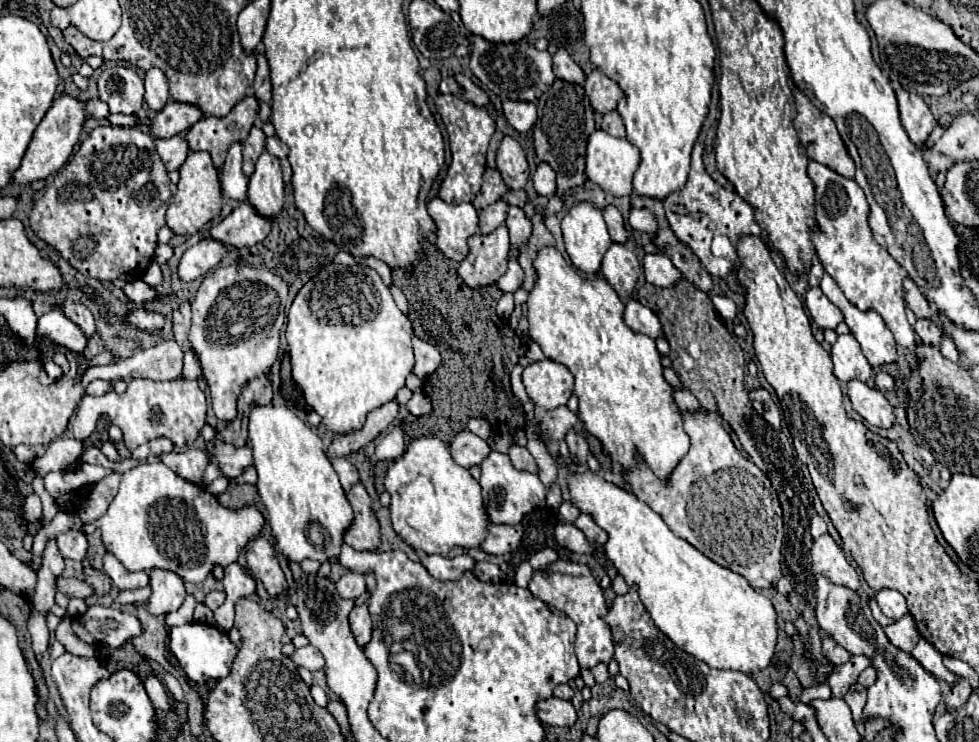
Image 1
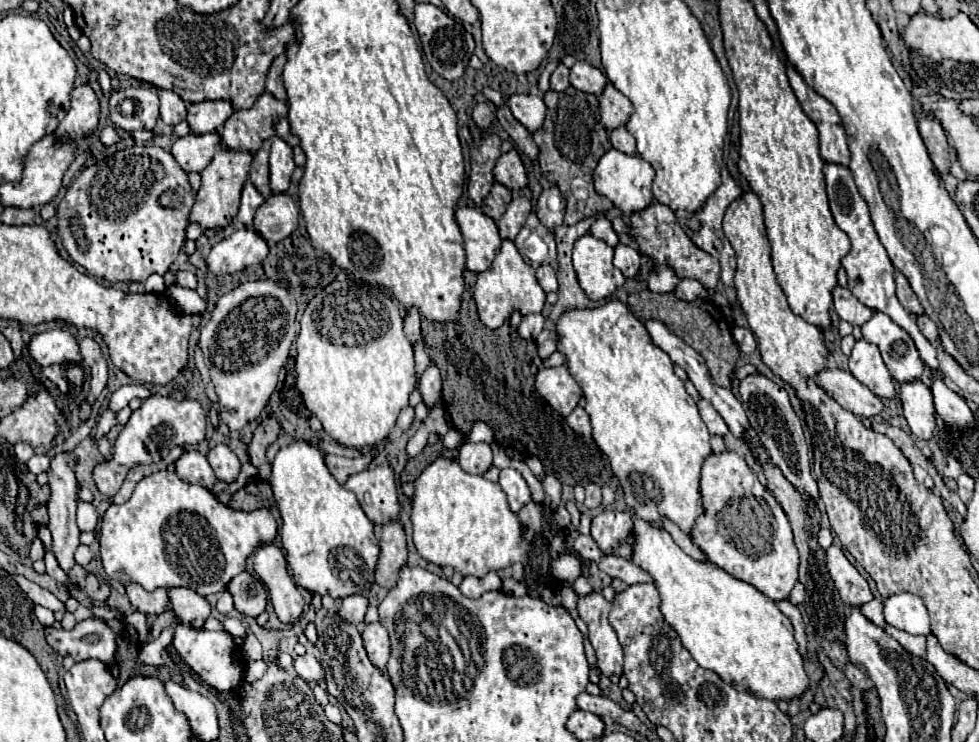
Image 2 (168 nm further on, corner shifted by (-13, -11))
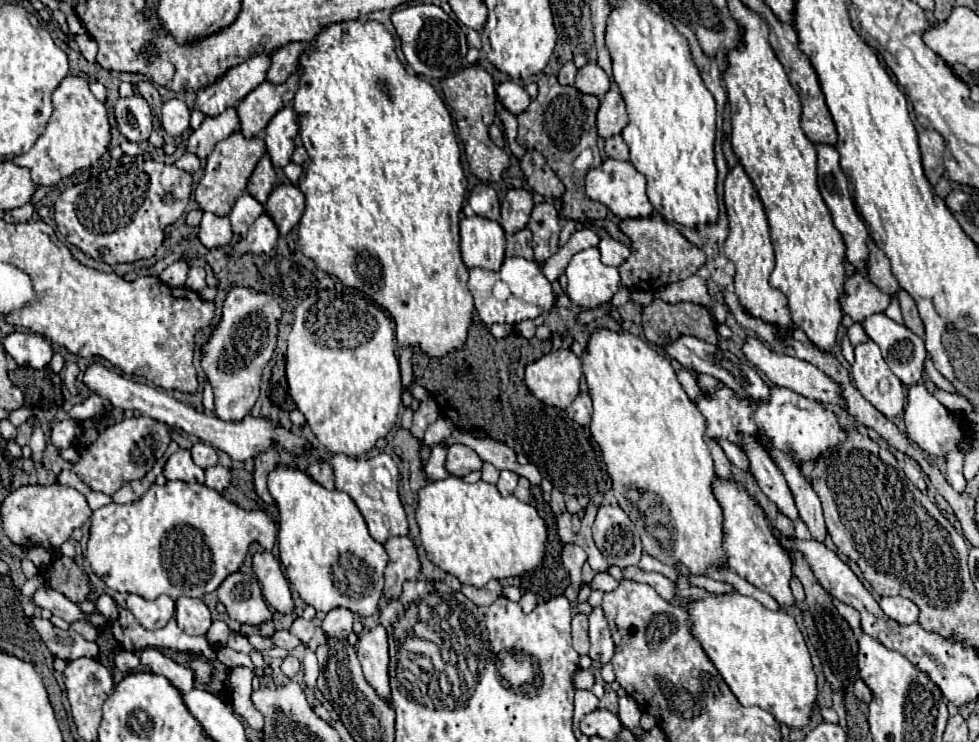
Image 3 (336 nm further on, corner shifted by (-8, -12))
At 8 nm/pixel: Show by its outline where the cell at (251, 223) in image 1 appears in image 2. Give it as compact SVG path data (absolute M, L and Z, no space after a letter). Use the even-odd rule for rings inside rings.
M273 193L255 213L253 229L259 231L269 241L269 245L275 245L297 229L297 221L299 207L295 199L287 193Z

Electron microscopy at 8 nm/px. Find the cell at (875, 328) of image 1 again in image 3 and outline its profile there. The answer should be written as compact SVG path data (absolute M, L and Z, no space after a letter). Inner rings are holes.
M886 314L870 316L862 322L862 326L868 338L880 346L882 358L902 384L912 386L920 382L926 360L926 348L922 338L918 338L906 326L890 320Z

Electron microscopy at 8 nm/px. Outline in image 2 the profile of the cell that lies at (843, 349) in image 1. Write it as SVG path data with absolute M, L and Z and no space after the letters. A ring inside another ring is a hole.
M859 339L849 357L849 371L857 381L861 381L871 393L881 399L893 399L897 395L893 377L881 359L877 345Z

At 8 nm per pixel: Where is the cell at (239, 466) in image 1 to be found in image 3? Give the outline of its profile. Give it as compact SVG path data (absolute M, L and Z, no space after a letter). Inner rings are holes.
M196 442L192 448L192 460L196 462L196 466L200 468L210 468L210 466L216 466L218 464L218 454L216 450L210 446L210 444L204 444L204 442Z

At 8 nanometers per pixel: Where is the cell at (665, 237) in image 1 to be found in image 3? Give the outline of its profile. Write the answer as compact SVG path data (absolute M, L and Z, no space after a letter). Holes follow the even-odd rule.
M656 214L648 216L648 218L626 218L620 220L620 230L630 238L630 256L624 262L624 266L620 266L620 278L622 284L628 290L658 290L670 282L678 282L684 280L692 274L696 274L704 264L706 264L706 254L690 244L676 228L674 224L658 218Z

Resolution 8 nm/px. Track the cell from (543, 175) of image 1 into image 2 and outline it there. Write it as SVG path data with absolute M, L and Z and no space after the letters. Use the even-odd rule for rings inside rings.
M555 185L551 189L545 189L537 201L535 211L541 225L545 225L549 233L553 233L553 229L563 223L563 215L565 215L565 199L561 191Z

